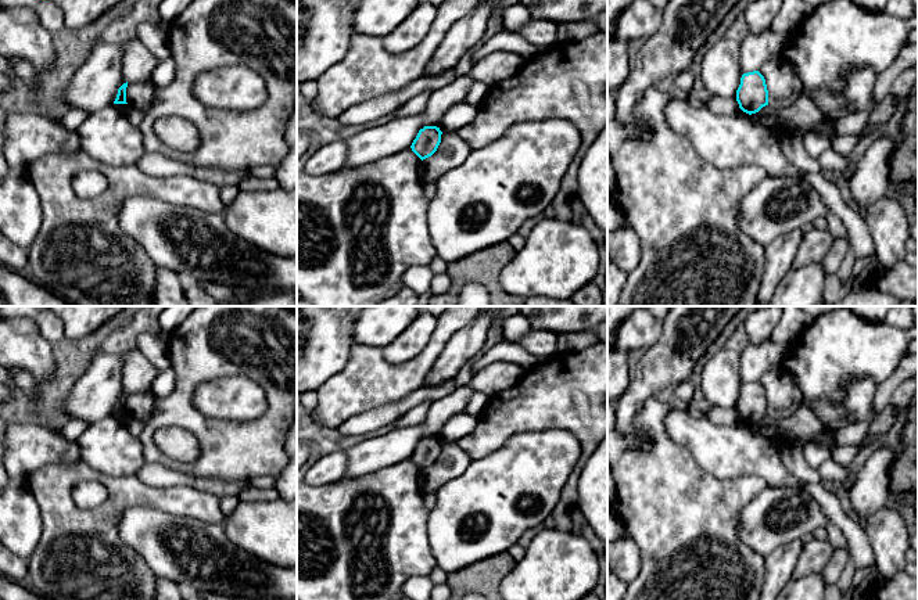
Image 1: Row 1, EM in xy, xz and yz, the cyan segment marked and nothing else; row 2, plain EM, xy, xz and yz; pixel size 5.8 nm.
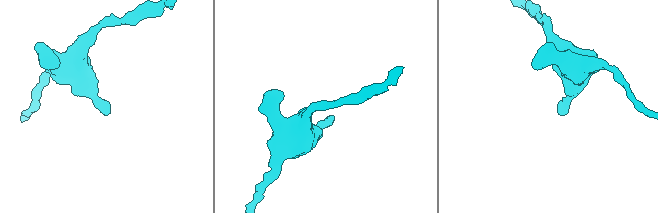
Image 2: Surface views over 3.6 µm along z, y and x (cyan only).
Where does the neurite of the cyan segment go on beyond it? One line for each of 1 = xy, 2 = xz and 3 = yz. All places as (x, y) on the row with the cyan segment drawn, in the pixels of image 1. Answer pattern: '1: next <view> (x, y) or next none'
1: next none
2: next none
3: next none

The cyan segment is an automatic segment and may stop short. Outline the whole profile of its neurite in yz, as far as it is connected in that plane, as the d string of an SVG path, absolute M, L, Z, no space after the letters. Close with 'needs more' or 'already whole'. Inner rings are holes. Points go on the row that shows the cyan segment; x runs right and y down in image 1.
M759 71L743 73L736 90L739 108L752 115L768 105L768 90L764 76Z | already whole

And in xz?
M424 126L419 130L416 139L413 140L410 148L423 161L431 157L440 143L442 132L437 126Z | already whole

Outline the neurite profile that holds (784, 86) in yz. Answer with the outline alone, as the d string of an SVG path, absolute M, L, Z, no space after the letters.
M781 57L774 58L765 62L759 72L765 79L770 107L785 108L800 96L802 83L789 61Z

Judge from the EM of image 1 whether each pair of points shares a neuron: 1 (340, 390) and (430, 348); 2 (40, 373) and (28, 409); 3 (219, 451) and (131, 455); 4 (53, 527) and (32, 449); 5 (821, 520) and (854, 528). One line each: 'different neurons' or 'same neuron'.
1: same neuron
2: different neurons
3: different neurons
4: different neurons
5: different neurons

